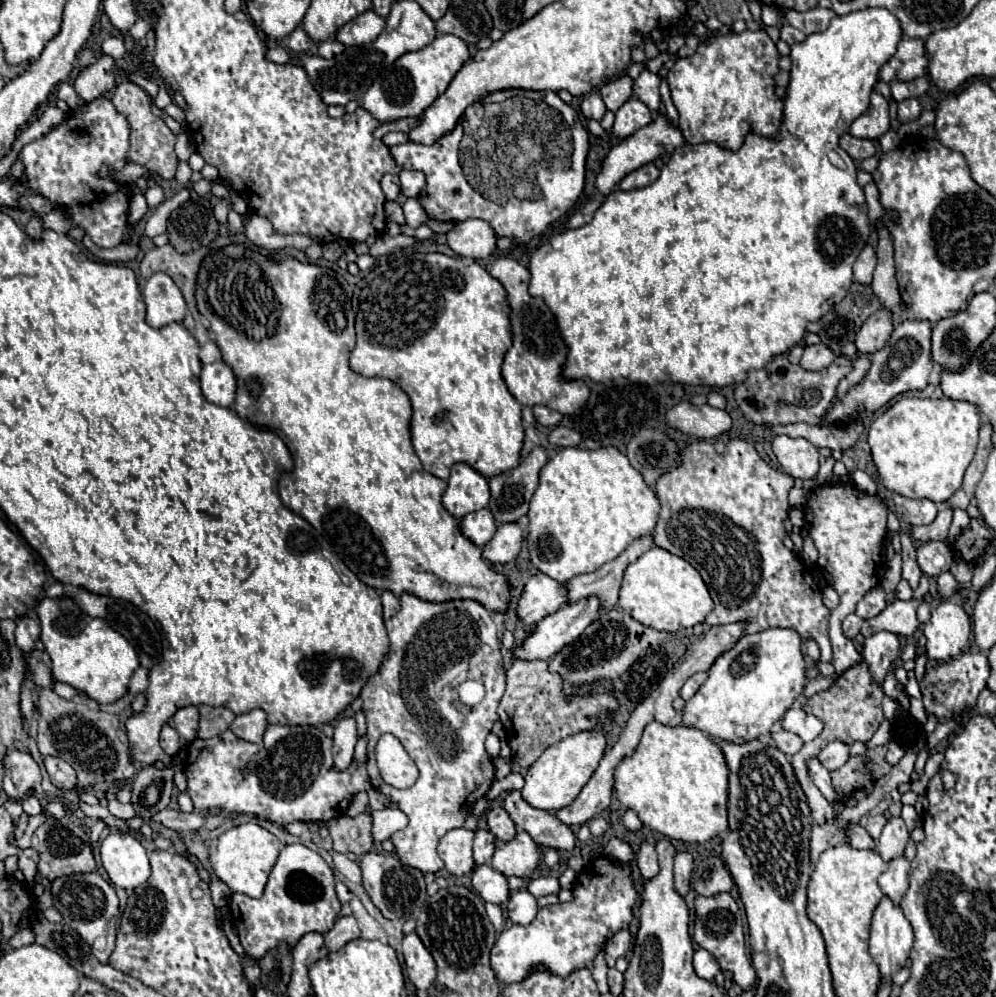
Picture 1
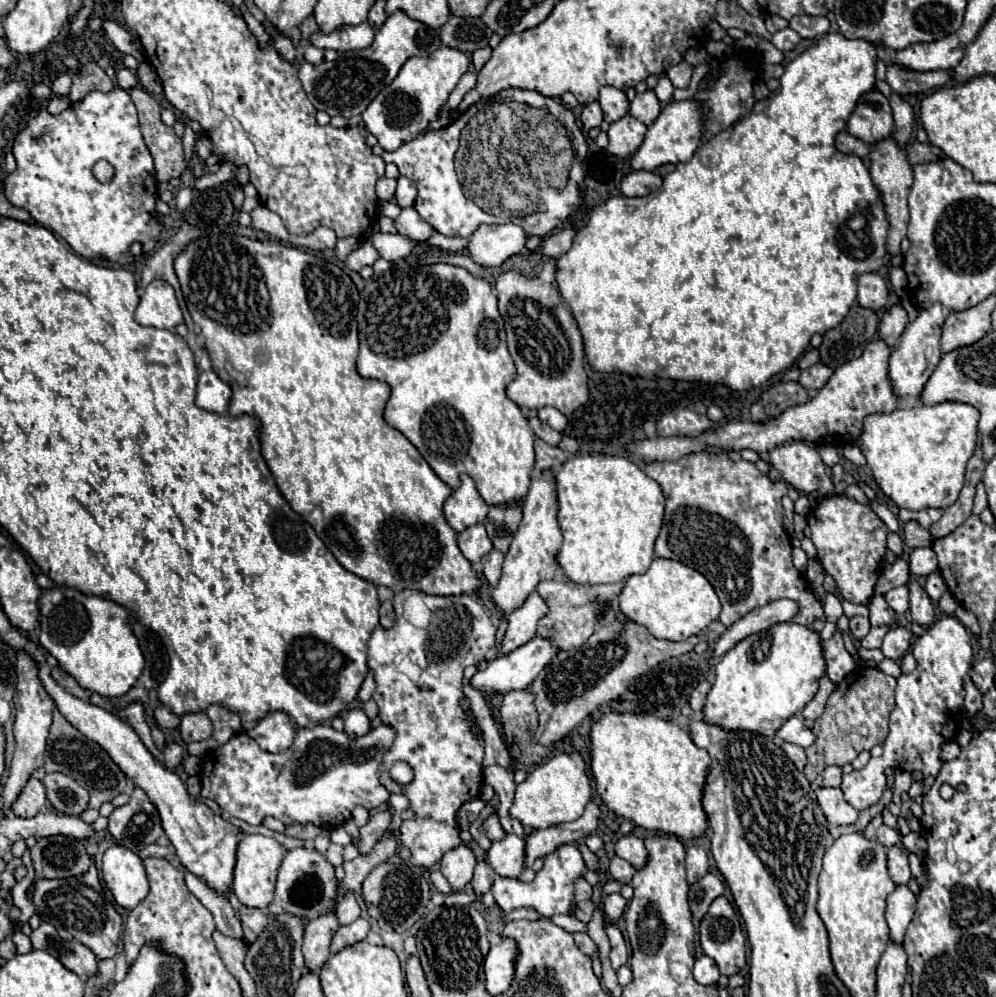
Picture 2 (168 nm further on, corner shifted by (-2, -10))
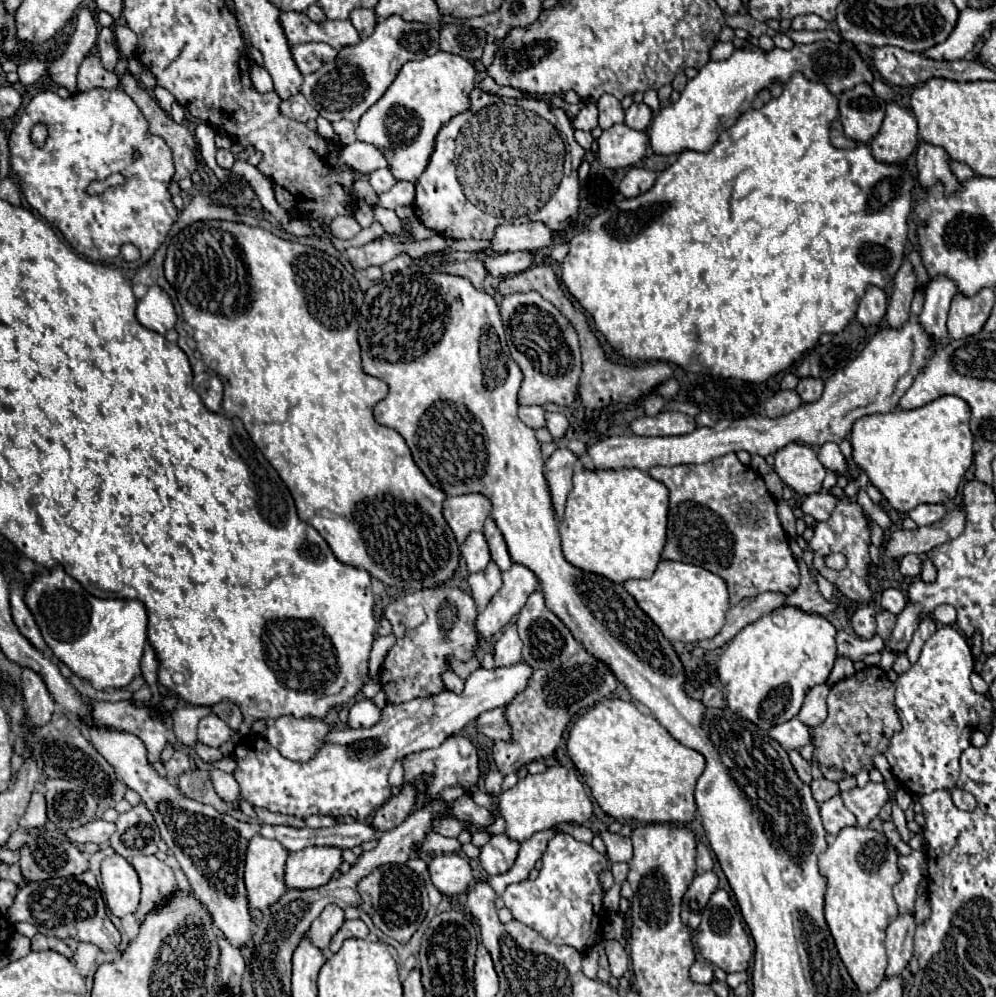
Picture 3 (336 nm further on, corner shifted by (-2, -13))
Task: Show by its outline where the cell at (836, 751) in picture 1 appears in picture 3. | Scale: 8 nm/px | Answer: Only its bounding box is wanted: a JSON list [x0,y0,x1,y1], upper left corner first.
[811,778,839,804]

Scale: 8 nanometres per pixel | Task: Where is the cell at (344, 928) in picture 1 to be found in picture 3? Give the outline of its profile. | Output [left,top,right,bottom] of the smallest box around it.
[329,920,369,952]

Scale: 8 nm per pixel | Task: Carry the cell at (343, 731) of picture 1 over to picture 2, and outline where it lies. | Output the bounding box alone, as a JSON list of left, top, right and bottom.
[345,709,369,739]

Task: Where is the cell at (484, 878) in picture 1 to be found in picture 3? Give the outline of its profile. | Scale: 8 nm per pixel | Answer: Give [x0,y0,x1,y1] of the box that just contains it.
[503,834,609,952]

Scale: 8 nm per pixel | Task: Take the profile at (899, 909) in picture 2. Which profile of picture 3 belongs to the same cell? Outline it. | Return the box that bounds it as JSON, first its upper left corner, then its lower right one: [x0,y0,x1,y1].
[887,914,915,978]

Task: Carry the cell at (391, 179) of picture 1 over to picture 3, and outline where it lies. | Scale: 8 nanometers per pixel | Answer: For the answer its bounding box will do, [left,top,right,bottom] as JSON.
[369,168,395,194]

